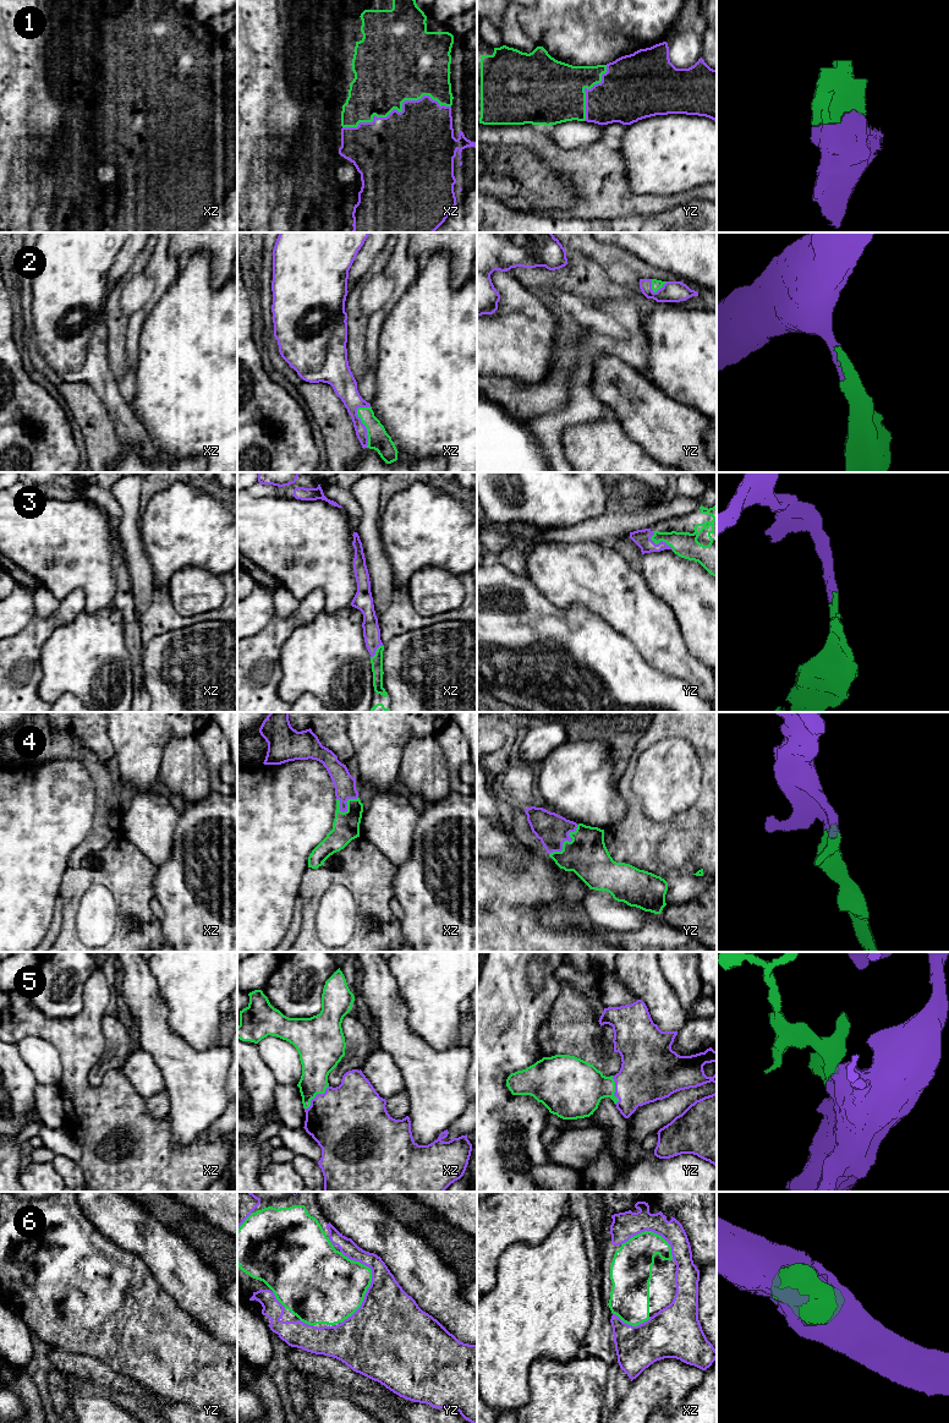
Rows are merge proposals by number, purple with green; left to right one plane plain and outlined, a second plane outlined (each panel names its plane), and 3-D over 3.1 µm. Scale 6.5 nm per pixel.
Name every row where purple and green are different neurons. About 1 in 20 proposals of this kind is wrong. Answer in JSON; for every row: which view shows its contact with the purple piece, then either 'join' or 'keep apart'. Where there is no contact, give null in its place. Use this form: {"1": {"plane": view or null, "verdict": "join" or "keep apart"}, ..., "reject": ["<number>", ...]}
{"1": {"plane": "xz", "verdict": "join"}, "2": {"plane": "xz", "verdict": "join"}, "3": {"plane": "yz", "verdict": "join"}, "4": {"plane": "yz", "verdict": "join"}, "5": {"plane": "xz", "verdict": "join"}, "6": {"plane": "yz", "verdict": "join"}, "reject": []}

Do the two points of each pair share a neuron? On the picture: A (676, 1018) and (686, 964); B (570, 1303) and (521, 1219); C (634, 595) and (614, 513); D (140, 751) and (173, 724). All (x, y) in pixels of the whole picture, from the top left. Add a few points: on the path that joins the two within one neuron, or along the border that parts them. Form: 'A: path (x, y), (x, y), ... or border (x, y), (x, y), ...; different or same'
A: border (664, 977), (686, 1018); different
B: border (557, 1225), (536, 1244), (511, 1243), (508, 1247); different
C: border (581, 541), (597, 541), (609, 546); different
D: path (148, 743), (164, 727); same

